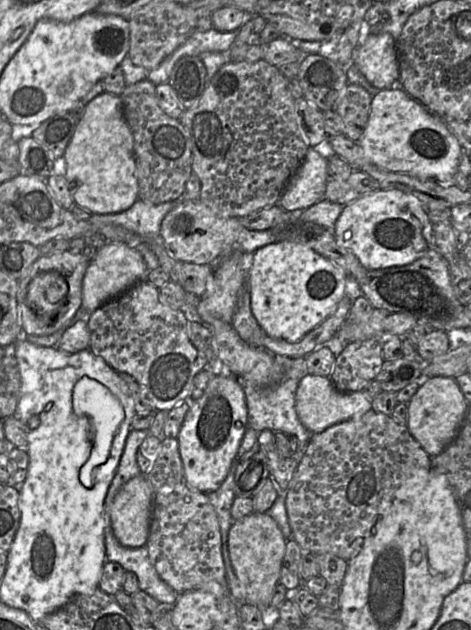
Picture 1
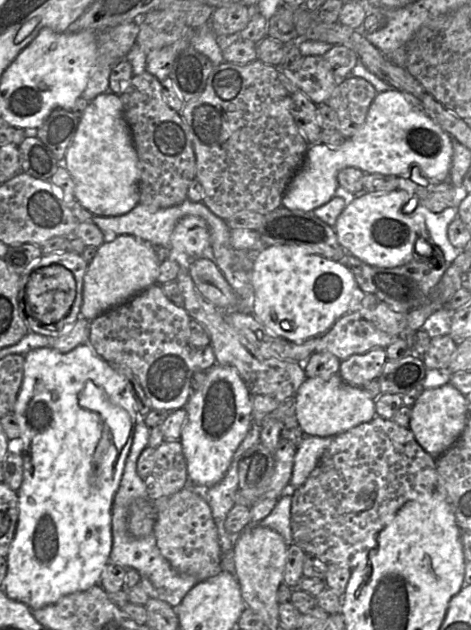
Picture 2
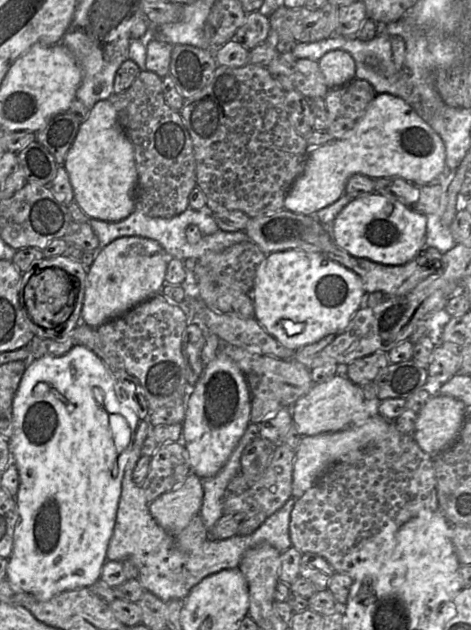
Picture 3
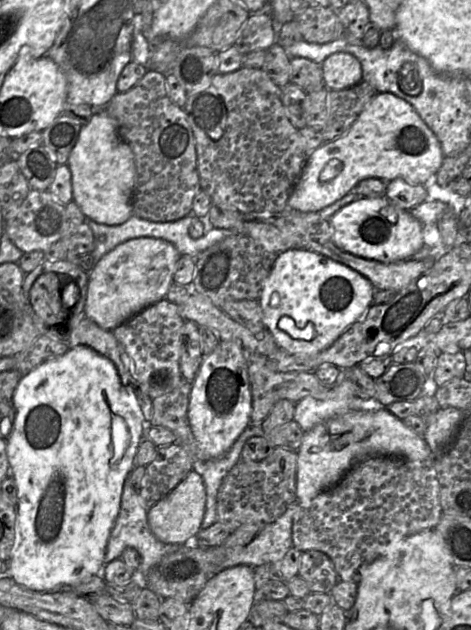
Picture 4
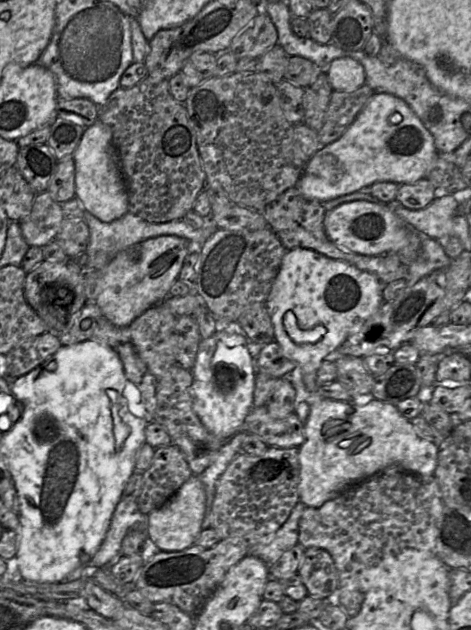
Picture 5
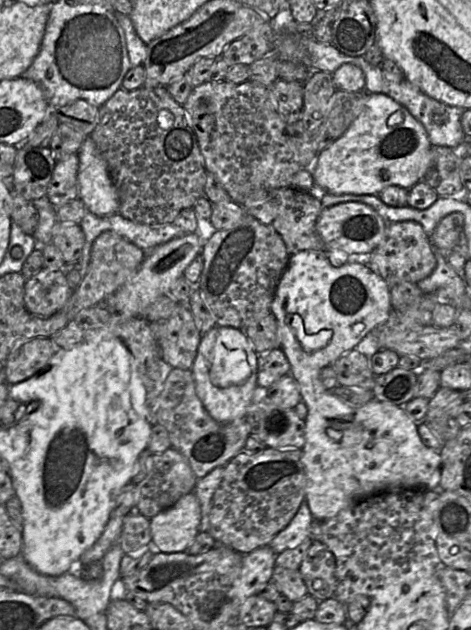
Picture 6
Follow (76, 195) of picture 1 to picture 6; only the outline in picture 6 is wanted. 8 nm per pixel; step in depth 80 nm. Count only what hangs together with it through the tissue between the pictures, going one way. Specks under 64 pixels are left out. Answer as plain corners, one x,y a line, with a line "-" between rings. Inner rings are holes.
85,137
79,151
78,198
87,210
106,217
119,211
118,192
96,143

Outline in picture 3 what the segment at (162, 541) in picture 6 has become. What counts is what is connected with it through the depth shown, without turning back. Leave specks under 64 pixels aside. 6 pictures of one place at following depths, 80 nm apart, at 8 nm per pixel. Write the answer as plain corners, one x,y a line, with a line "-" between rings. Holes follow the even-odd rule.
190,472
177,490
164,493
149,504
149,511
165,531
177,534
200,513
203,502
203,481

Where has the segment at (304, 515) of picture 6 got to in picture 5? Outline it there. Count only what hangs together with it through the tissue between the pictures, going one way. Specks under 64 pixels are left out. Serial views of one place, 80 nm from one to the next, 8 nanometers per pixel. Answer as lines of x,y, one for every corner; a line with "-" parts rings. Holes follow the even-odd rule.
298,502
287,521
273,534
269,534
249,547
249,555
263,560
268,566
274,564
286,551
294,547
299,539
299,520
307,506

